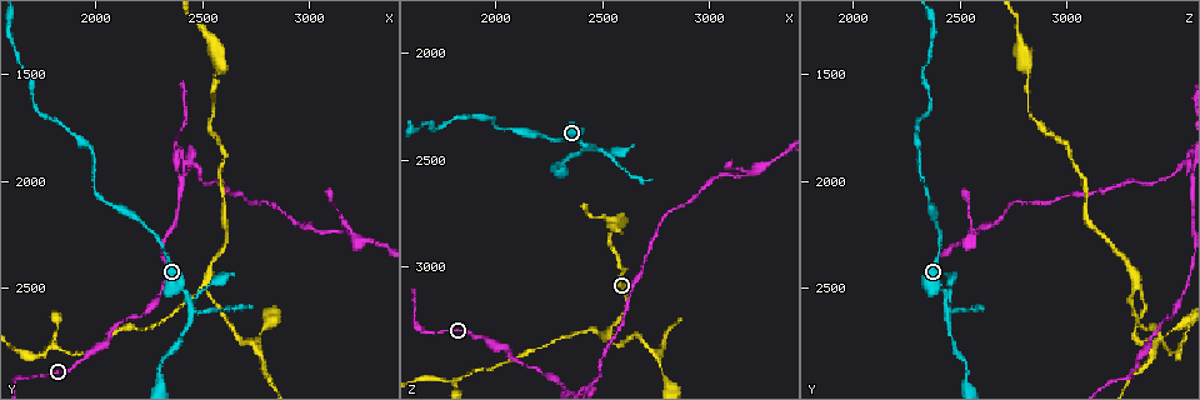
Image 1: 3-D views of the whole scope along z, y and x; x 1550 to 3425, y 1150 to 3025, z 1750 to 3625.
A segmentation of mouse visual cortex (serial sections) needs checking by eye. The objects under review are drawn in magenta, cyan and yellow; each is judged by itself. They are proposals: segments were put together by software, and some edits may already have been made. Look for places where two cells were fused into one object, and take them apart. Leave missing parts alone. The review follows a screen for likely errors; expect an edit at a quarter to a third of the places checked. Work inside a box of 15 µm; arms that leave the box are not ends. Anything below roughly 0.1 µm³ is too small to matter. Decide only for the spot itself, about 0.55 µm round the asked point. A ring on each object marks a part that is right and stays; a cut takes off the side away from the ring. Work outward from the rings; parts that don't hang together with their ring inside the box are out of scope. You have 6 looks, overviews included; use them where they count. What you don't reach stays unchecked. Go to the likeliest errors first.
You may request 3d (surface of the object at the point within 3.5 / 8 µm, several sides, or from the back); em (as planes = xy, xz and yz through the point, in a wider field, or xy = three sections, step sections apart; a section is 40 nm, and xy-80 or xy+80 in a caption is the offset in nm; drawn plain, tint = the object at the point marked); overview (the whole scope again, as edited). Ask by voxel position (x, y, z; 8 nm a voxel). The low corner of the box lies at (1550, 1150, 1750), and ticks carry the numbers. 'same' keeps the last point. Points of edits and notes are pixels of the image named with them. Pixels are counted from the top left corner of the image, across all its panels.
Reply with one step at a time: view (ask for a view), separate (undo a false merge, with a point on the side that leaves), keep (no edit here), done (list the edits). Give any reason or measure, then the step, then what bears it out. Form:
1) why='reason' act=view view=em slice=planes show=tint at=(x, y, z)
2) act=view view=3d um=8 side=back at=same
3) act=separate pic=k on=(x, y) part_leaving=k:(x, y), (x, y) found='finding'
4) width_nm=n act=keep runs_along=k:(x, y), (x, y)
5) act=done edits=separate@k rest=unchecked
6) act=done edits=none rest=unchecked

act=view view=3d um=3.5 at=(2460, 1930, 3540)

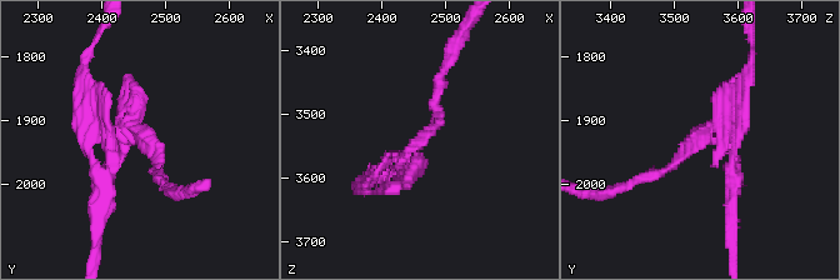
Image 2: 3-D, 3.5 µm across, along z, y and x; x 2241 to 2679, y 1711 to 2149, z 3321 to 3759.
act=view view=em slice=planes show=tint at=(2465, 1920, 3535)

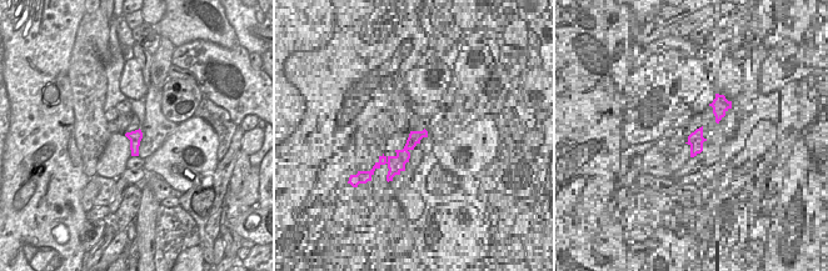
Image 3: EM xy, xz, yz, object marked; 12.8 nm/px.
act=separate pic=2 on=(436, 113) part_leaving=2:(419, 141), (438, 121), (438, 84), (454, 58) found='two cells meet here'

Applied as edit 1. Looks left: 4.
why='redraw' act=view view=overview

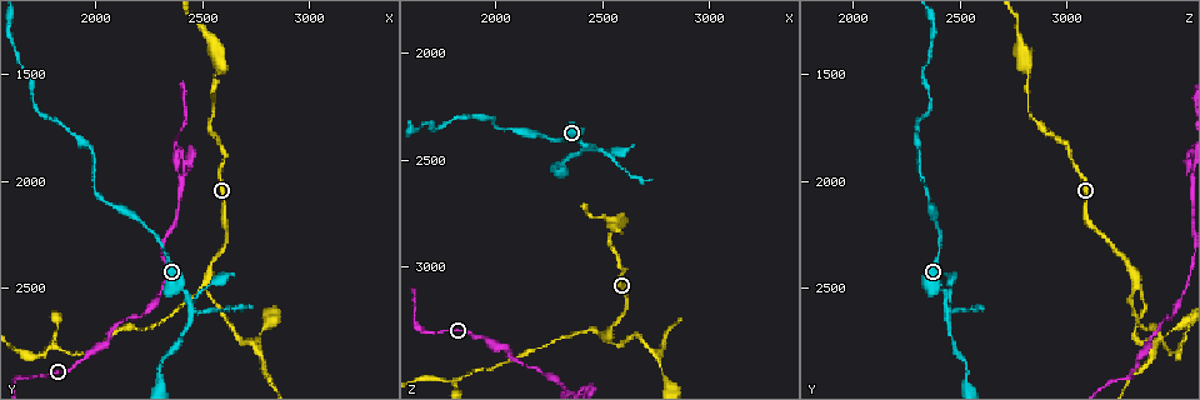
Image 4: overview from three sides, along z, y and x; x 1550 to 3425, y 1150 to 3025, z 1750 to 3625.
why='calibre changes' act=view view=3d um=3.5 at=(2420, 2510, 2440)

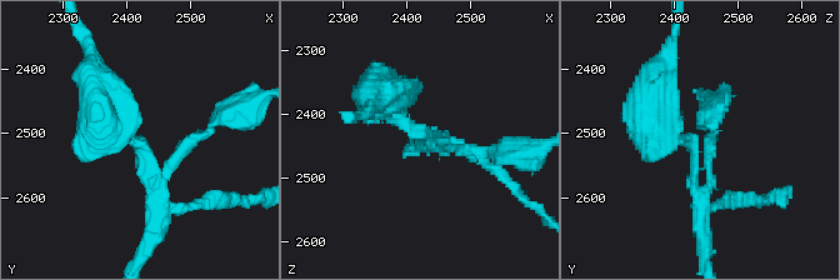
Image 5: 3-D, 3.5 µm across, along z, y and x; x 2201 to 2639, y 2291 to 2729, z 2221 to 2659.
act=view view=em slice=xy step=3 show=tint at=(2420, 2520, 2435)

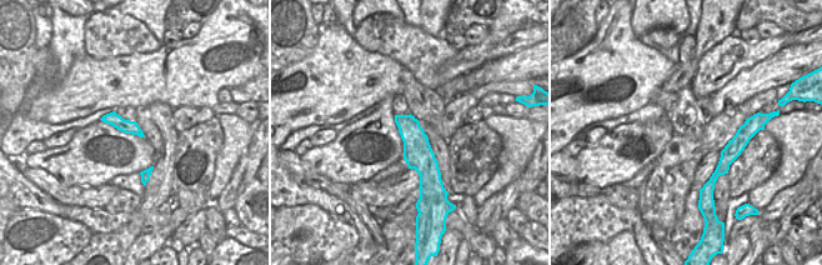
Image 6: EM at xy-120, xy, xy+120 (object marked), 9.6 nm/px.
act=view view=em slice=xy step=1 show=tint at=same

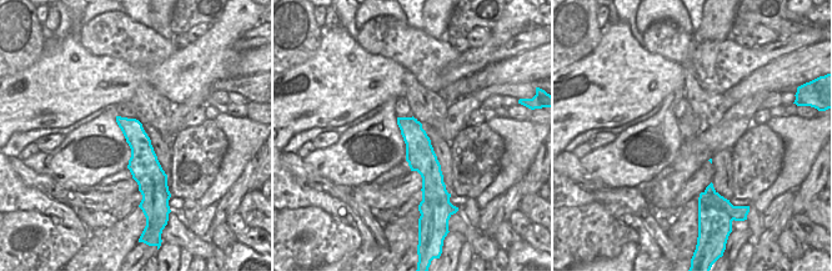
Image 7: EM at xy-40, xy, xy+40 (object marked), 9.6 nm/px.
arm_widths_nm=200,500 act=separate pic=5 on=(485, 159) border=7:(705, 191), (708, 194) found='a second cell is stuck on'

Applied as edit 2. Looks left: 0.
act=done edits=separate@2,separate@5 rest=unchecked

